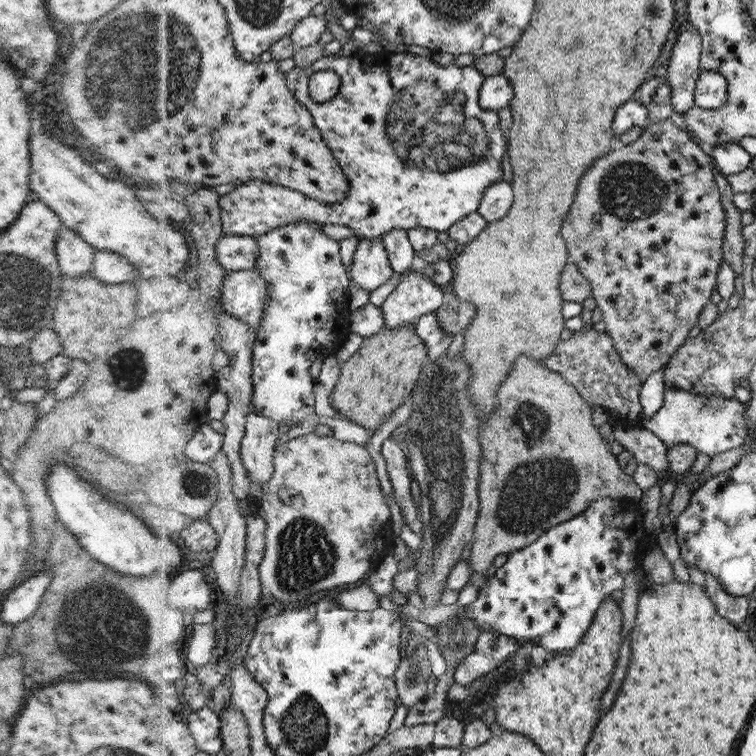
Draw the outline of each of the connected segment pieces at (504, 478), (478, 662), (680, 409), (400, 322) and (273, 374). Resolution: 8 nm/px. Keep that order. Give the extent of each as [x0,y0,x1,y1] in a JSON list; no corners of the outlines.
[[468,355,643,586],[454,629,520,686],[642,388,749,455],[383,268,447,328],[253,222,351,424]]

